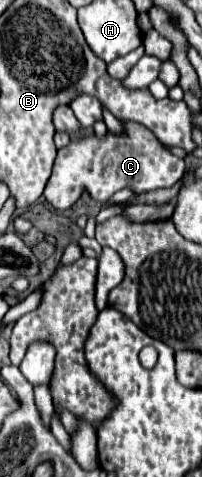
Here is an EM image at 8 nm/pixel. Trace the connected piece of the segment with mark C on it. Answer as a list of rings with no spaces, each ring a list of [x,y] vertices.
[[[122,121],[122,135],[106,133],[104,139],[96,135],[84,135],[58,149],[58,157],[52,167],[52,175],[44,189],[44,199],[54,209],[72,207],[86,191],[94,201],[104,203],[112,193],[120,189],[132,189],[134,195],[148,193],[160,187],[172,187],[184,173],[184,161],[168,151],[154,133],[134,121]]]

